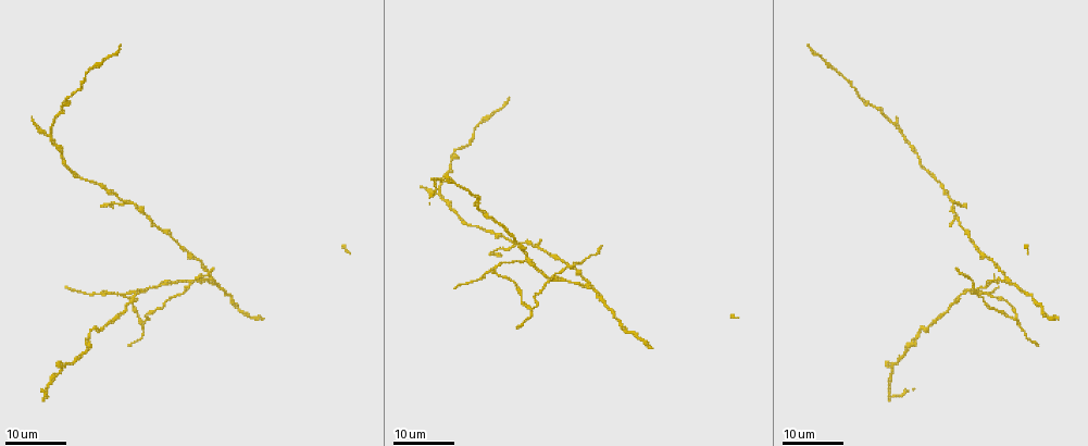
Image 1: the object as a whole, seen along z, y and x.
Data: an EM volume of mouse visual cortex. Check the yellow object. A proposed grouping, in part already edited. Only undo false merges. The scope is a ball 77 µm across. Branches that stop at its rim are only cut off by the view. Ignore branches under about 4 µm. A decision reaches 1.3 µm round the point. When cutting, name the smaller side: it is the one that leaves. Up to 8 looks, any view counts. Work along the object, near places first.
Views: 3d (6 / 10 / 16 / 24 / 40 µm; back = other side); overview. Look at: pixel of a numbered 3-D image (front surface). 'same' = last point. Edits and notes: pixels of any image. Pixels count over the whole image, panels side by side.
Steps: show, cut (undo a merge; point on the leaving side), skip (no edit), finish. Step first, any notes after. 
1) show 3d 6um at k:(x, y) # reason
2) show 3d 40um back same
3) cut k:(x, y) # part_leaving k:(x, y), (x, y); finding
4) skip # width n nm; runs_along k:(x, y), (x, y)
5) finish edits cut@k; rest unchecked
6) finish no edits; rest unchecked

show 3d 24um at 1:(982, 292) # a fork

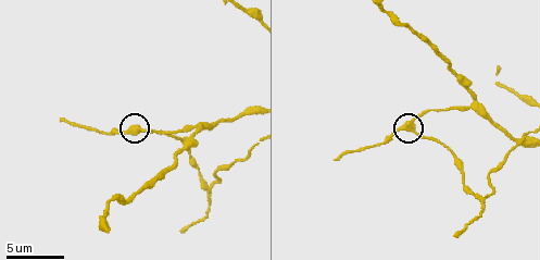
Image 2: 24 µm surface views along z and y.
show 3d 10um at 2:(412, 126) # zoom in

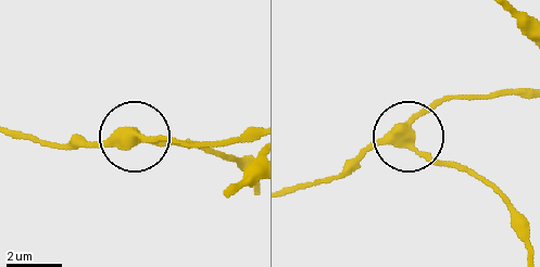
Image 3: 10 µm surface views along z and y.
skip # width 340 nm; all the same neuron

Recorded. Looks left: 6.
show 3d 24um at 1:(127, 200) # two arms in line, one across

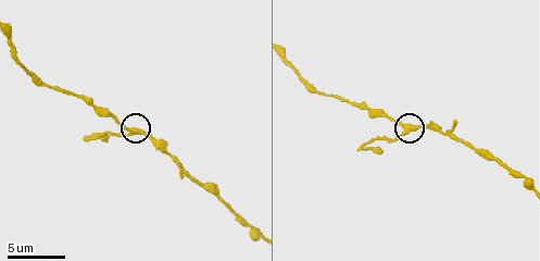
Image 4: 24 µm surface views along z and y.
show 3d 6um at 4:(133, 134) # closer look

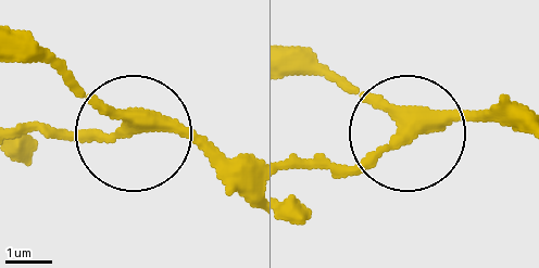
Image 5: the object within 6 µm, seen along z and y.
skip # runs_along 5:(243, 192), (173, 134), (21, 134); continuous, no second neuron

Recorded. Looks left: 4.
show 3d 24um at 1:(598, 297) # three-way junction

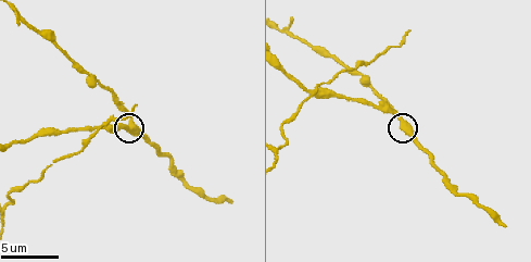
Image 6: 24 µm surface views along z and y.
show 3d 6um at 6:(127, 129)

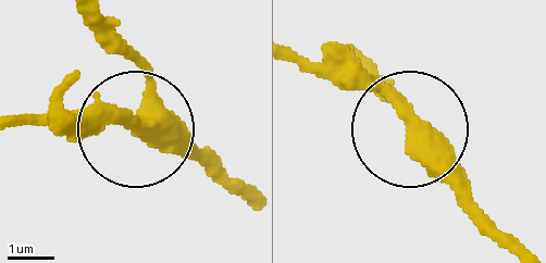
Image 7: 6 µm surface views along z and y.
show 3d 6um back at 7:(411, 136) # other side

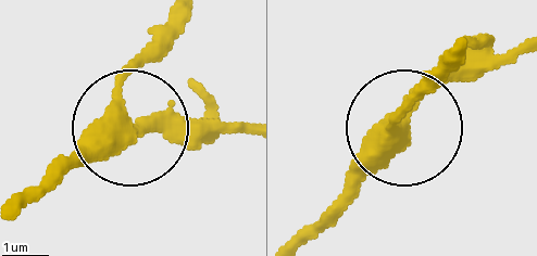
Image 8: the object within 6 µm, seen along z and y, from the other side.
skip # arms 3; runs_along 8:(460, 46), (389, 124), (389, 146), (312, 225); all the same neuron

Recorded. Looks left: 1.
show 3d 10um at 2:(211, 183) # four arms meet

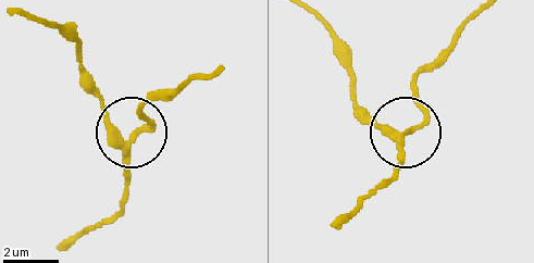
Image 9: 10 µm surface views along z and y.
cut 9:(154, 127) # width 220 nm; part_leaving 9:(127, 148), (149, 127), (141, 113), (149, 103), (216, 66); a second neuron is stuck on

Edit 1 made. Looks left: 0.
finish edits cut@9; rest unchecked

